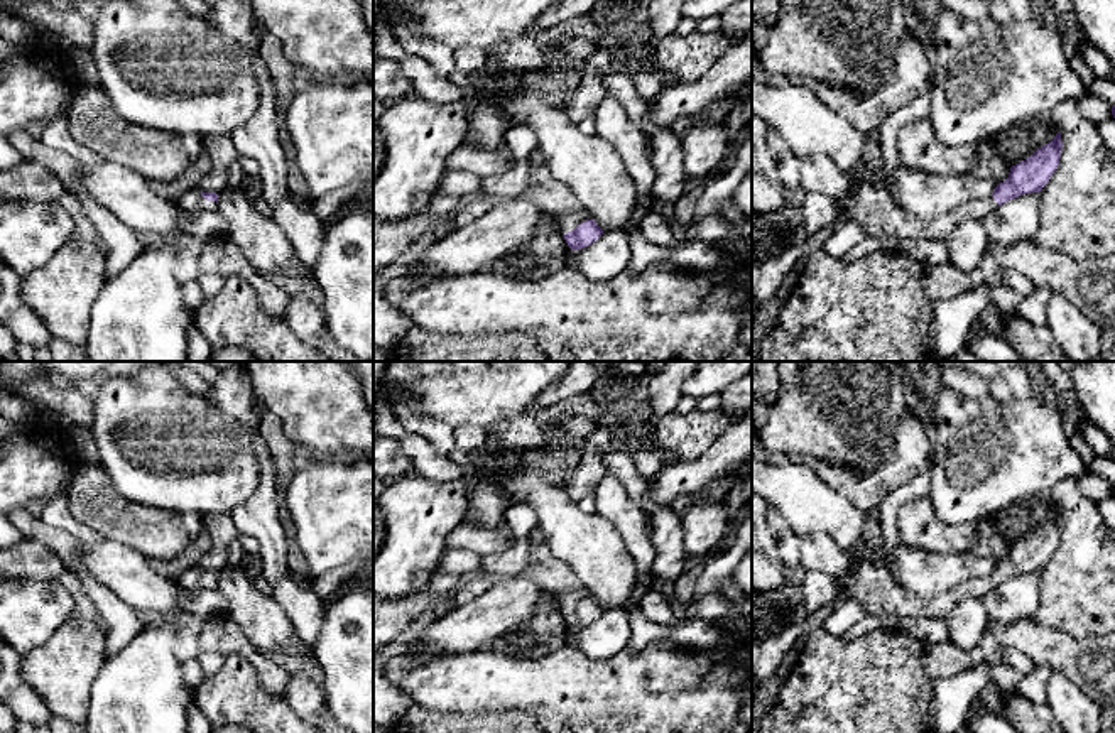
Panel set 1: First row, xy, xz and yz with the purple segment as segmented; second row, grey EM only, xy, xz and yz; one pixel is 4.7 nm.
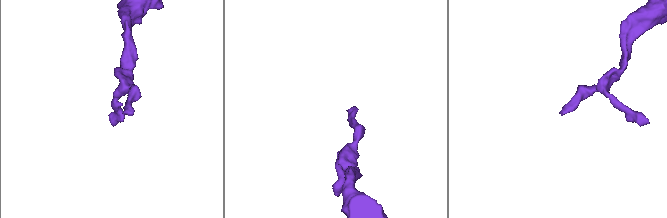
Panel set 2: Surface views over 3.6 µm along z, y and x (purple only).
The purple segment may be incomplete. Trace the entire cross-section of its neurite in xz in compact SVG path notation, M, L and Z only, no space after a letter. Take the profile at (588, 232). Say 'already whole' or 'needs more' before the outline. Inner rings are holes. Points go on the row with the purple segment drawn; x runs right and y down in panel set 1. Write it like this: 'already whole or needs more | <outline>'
needs more | M558 214L558 230L563 233L571 250L581 250L596 242L603 230L595 220L578 218L574 214Z

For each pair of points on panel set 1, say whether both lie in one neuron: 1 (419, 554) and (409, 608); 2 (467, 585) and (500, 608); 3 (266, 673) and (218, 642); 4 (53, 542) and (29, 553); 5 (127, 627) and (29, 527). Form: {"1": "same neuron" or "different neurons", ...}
{"1": "different neurons", "2": "different neurons", "3": "same neuron", "4": "different neurons", "5": "same neuron"}

